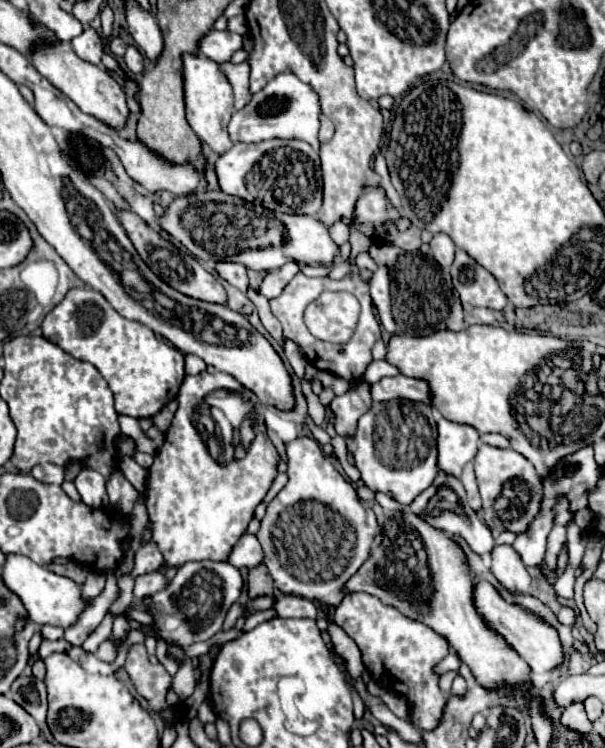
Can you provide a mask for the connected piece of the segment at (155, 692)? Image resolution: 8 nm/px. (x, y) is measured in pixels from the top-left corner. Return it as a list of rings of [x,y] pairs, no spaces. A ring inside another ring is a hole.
[[[142,644],[130,648],[126,658],[126,670],[136,686],[136,692],[148,700],[150,710],[160,712],[162,708],[168,708],[166,692],[172,678],[162,664],[150,664],[146,648]]]

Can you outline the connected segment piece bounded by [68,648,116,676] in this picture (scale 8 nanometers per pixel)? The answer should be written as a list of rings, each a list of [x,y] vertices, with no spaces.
[[[72,648],[68,652],[68,656],[72,660],[76,660],[84,670],[92,672],[92,674],[104,674],[104,676],[114,676],[116,674],[116,668],[108,662],[102,662],[96,654],[90,654],[90,652],[84,652],[82,648]]]

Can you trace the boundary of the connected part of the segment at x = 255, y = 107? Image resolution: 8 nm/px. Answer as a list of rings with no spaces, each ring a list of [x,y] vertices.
[[[282,72],[274,80],[270,80],[254,98],[238,112],[232,114],[228,124],[228,136],[232,142],[262,142],[270,138],[296,138],[312,144],[316,150],[318,128],[320,128],[320,106],[316,92],[298,80],[292,72]]]

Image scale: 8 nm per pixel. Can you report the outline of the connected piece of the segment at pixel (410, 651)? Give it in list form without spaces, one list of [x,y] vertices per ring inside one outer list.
[[[364,592],[344,596],[344,600],[334,608],[332,620],[358,644],[362,662],[372,680],[380,682],[386,690],[408,698],[412,704],[412,724],[418,730],[434,730],[442,720],[444,704],[448,702],[448,696],[438,686],[440,674],[434,672],[434,668],[444,656],[448,656],[448,642],[428,626],[408,620],[396,608],[384,606],[380,600]]]

